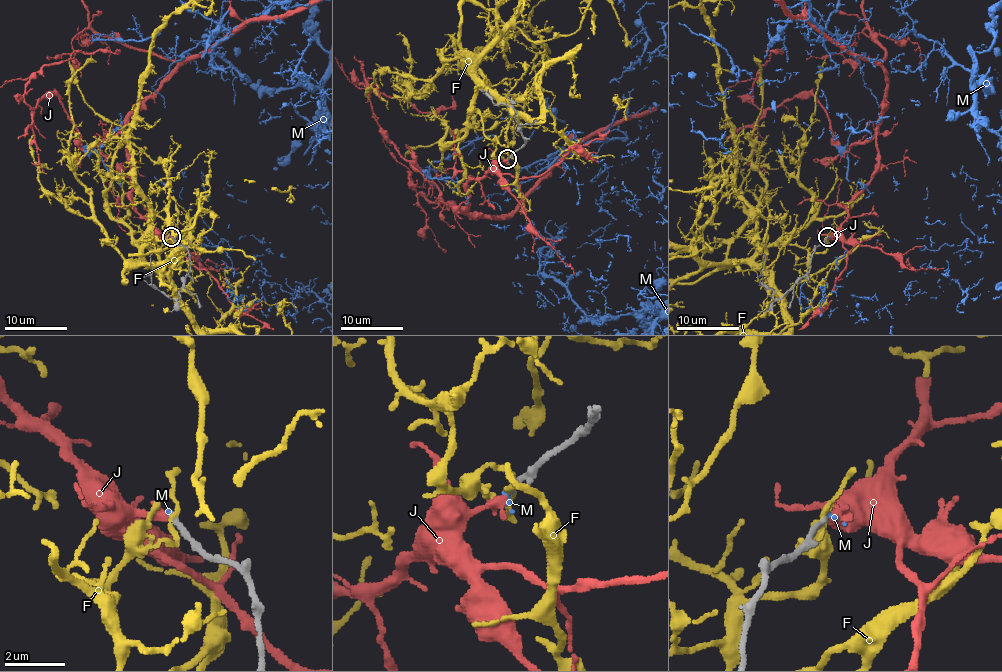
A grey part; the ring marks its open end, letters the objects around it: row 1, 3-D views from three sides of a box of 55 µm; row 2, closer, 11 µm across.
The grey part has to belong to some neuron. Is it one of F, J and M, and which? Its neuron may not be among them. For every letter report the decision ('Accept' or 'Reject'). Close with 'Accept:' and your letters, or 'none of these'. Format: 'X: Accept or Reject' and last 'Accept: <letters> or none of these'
F: Reject
J: Accept
M: Reject
Accept: J

